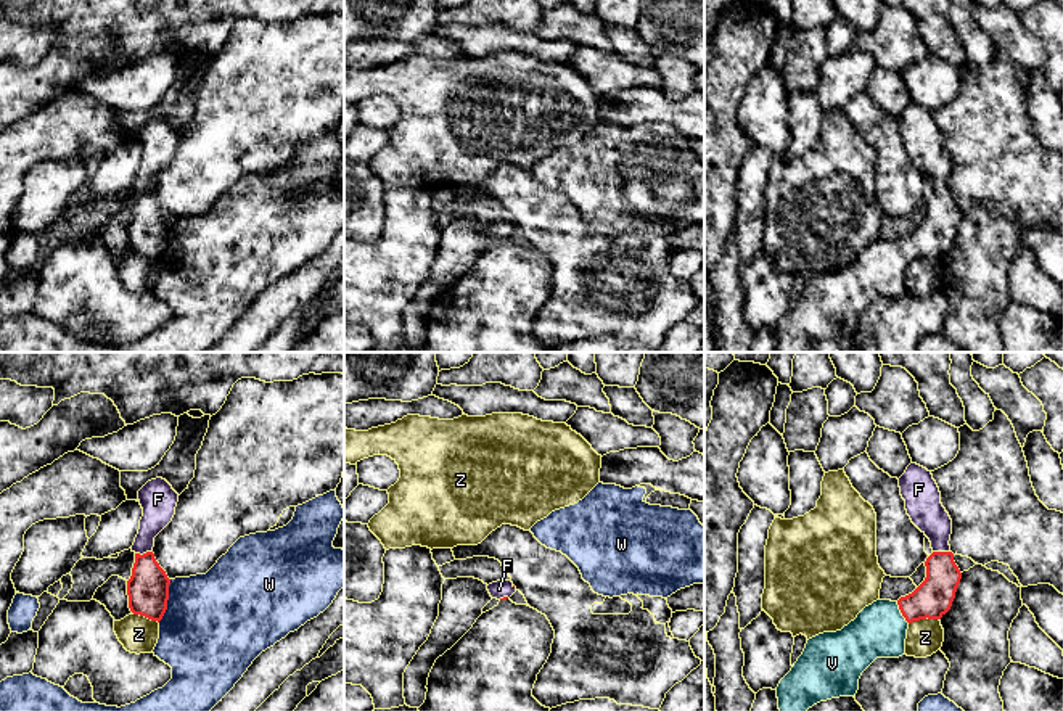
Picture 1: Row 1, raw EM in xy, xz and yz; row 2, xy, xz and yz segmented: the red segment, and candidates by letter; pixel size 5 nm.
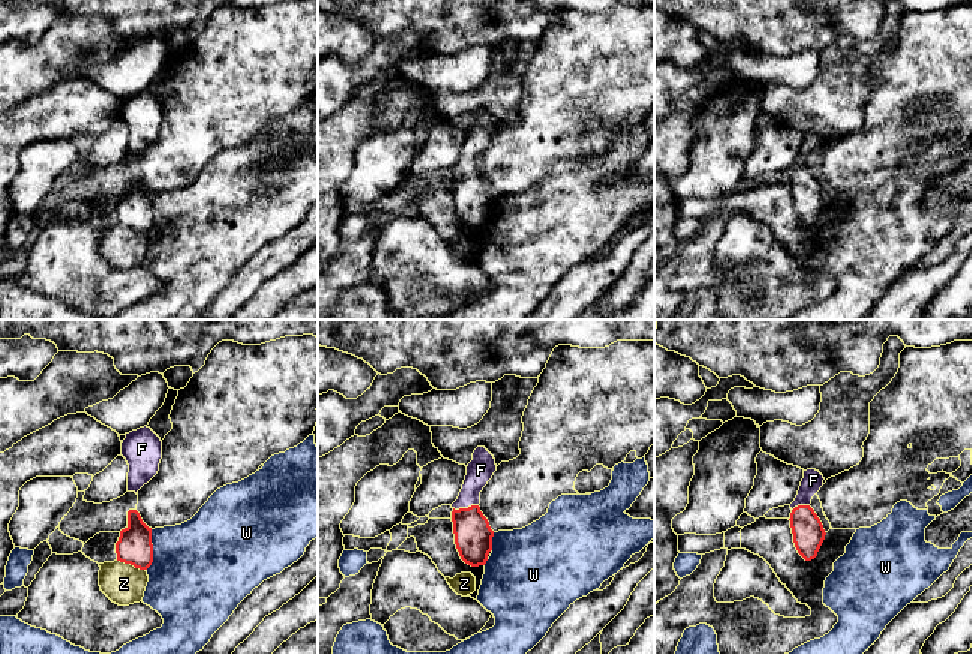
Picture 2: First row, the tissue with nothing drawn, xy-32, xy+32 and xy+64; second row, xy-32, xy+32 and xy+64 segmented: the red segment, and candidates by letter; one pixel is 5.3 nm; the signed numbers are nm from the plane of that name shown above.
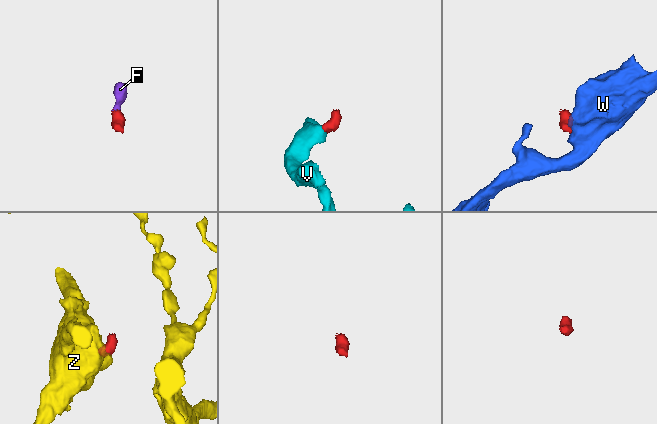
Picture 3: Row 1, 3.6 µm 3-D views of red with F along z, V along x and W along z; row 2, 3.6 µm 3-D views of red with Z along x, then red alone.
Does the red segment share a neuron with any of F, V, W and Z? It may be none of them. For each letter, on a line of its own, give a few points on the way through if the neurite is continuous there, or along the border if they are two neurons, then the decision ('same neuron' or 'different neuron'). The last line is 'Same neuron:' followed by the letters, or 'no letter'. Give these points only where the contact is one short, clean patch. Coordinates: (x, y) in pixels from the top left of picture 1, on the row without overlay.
F: runs through xy (148, 226), (143, 193), (145, 176), (158, 147); same neuron
V: runs through yz (933, 237), (901, 251), (880, 271); same neuron
W: border along xy (171, 219), (166, 251), (158, 261); different neuron
Z: border along yz (938, 258), (920, 258), (909, 264); different neuron
Same neuron: F, V

